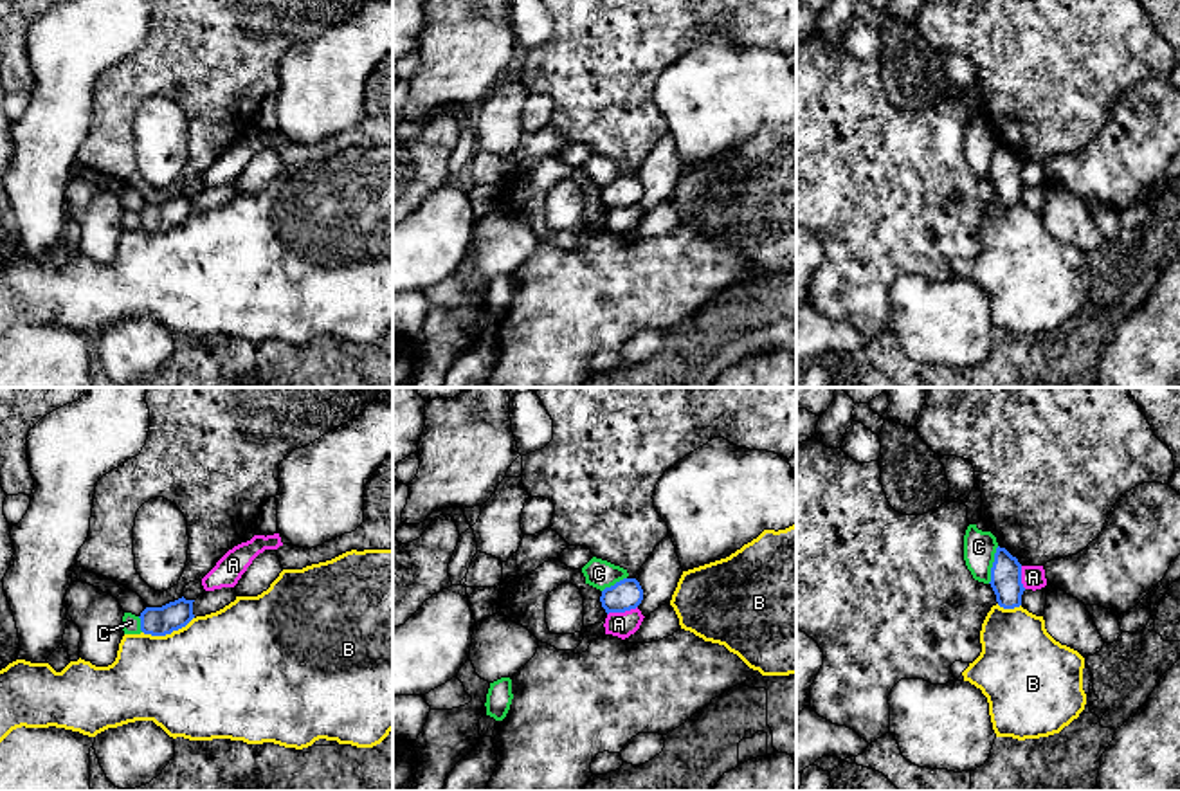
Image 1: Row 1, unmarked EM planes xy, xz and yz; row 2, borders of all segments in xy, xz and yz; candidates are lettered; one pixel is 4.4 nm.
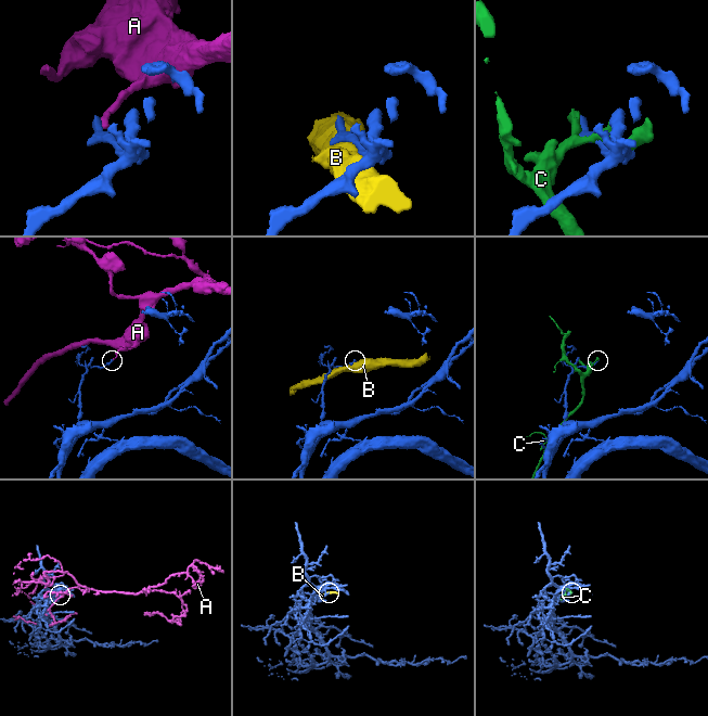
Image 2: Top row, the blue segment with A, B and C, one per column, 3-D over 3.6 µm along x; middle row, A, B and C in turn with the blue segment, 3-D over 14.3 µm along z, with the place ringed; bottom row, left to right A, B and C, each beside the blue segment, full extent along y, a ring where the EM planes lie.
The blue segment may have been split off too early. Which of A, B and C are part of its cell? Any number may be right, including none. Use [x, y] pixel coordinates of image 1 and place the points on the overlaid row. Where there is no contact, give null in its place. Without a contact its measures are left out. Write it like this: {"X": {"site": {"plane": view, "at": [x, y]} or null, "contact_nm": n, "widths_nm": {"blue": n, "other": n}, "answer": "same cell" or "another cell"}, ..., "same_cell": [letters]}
{"A": {"site": {"plane": "xz", "at": [622, 611]}, "contact_nm": 140, "widths_nm": {"blue": 140, "other": 110}, "answer": "another cell"}, "B": {"site": {"plane": "xy", "at": [168, 633]}, "contact_nm": 240, "widths_nm": {"blue": 130, "other": 480}, "answer": "another cell"}, "C": {"site": {"plane": "yz", "at": [993, 564]}, "contact_nm": 180, "widths_nm": {"blue": 140, "other": 140}, "answer": "another cell"}, "same_cell": []}

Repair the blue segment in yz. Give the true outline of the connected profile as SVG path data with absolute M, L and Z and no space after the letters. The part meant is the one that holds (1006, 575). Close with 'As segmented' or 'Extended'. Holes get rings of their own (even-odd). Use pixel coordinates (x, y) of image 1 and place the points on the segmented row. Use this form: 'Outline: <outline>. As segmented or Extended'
Outline: M996 548L989 584L1000 607L1014 609L1021 605L1021 595L1025 591L1021 584L1021 564L1005 548Z. As segmented

